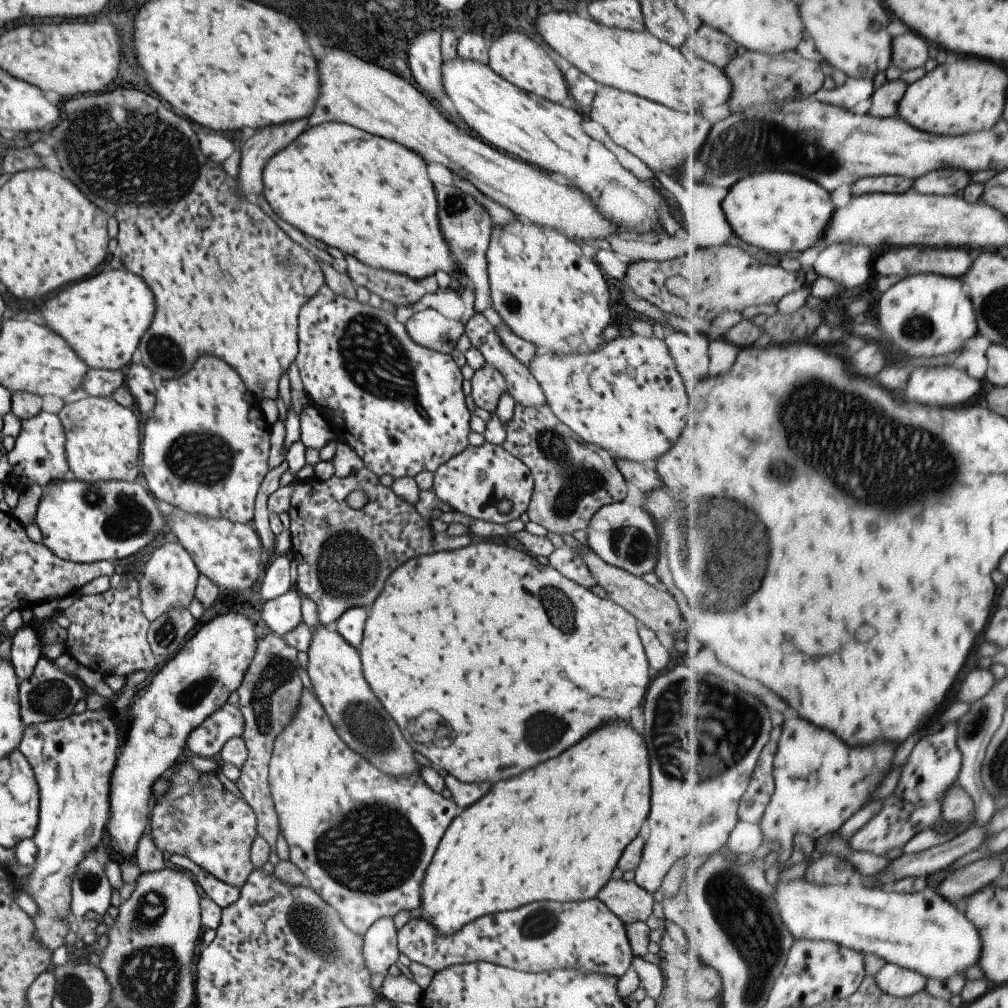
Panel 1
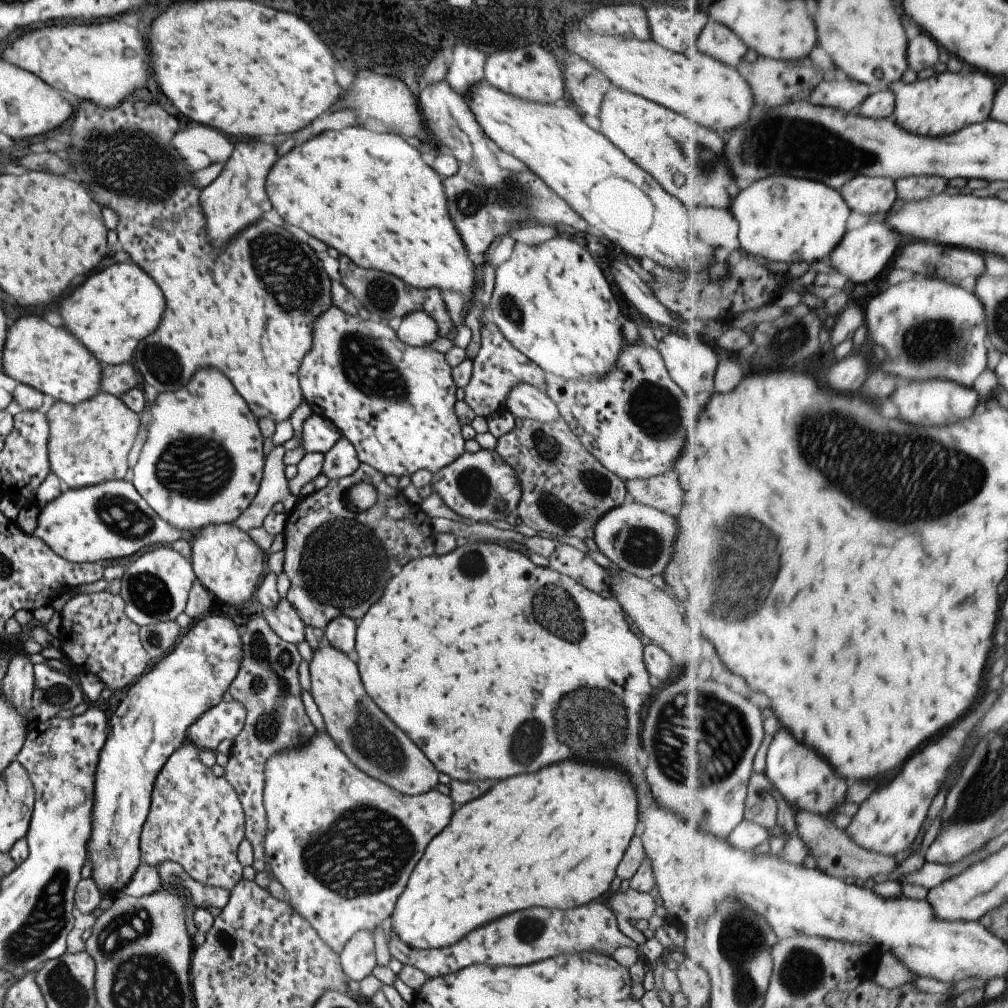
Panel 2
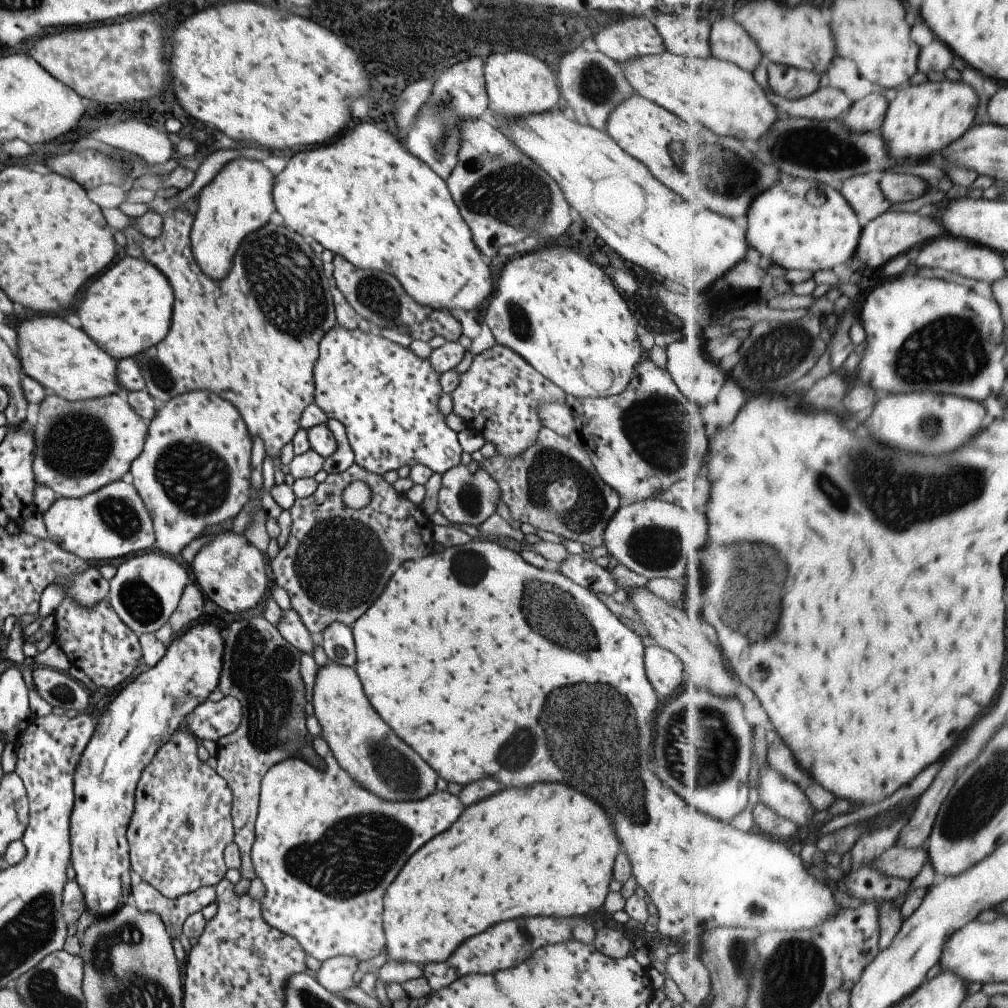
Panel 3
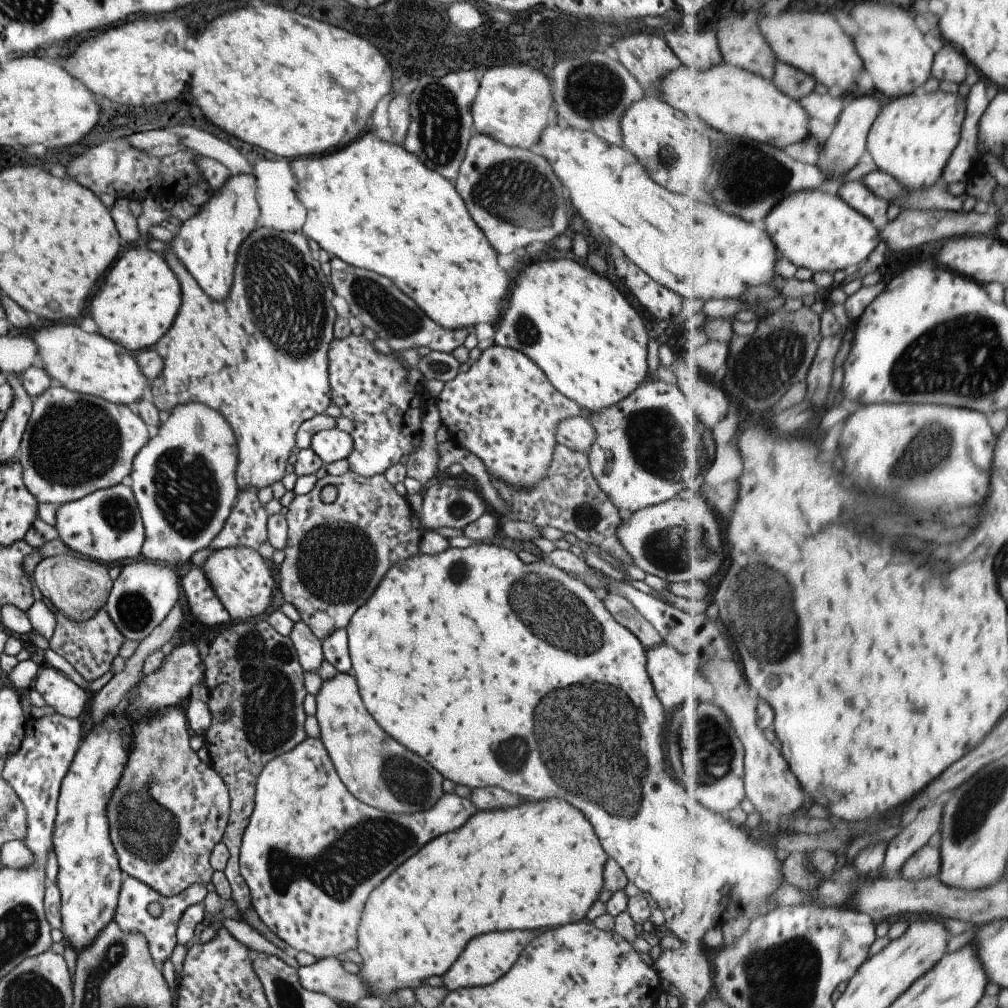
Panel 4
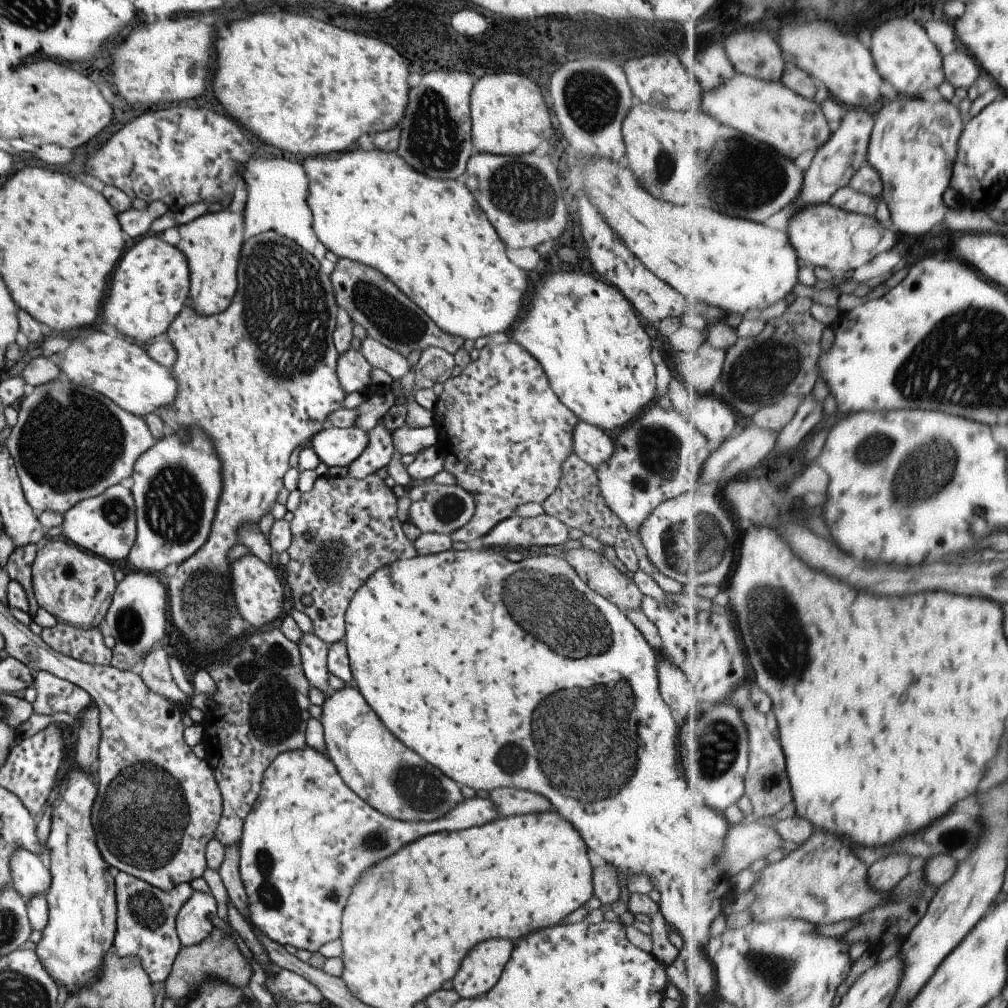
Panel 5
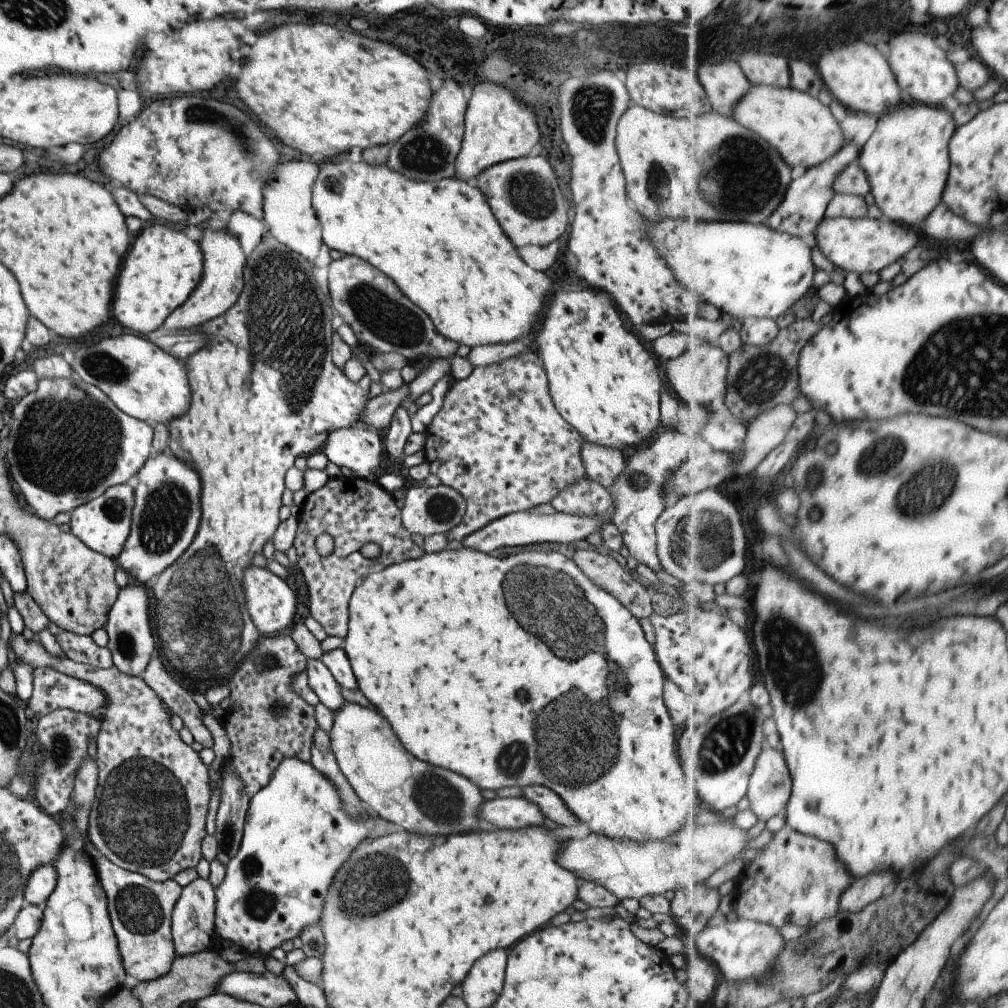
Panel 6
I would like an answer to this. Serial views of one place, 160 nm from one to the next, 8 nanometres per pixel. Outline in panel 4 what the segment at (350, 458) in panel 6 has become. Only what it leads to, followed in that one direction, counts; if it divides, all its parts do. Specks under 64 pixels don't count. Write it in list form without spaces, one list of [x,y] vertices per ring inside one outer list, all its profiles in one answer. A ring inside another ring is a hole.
[[[346,427],[324,429],[311,438],[310,448],[323,464],[329,464],[346,460],[353,448],[353,440]]]

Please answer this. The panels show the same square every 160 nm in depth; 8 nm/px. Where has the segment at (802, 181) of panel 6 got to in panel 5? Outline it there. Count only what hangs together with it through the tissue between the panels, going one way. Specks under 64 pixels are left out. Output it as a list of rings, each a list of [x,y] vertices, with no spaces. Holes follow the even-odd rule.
[[[851,108],[843,117],[840,127],[831,138],[818,150],[809,168],[806,170],[802,196],[793,206],[791,217],[801,208],[812,204],[829,203],[833,195],[850,184],[859,169],[867,163],[870,138],[876,121],[874,113]]]

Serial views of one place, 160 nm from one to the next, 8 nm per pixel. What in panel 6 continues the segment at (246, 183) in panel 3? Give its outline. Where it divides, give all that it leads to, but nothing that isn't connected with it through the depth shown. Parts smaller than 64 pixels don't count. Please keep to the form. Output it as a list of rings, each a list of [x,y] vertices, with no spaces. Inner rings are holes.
[[[199,226],[199,229],[202,231],[201,239],[197,242],[202,256],[199,282],[196,282],[187,300],[167,315],[162,324],[165,328],[177,328],[182,332],[198,328],[233,306],[241,292],[242,270],[246,259],[241,251],[240,242],[233,236],[233,231],[228,233],[224,228],[210,229],[203,226]]]

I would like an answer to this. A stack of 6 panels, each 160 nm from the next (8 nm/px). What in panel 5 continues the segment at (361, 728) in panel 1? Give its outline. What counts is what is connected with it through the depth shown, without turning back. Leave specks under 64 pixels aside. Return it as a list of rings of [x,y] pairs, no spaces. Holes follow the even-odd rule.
[[[343,685],[343,688],[330,692],[325,695],[320,707],[321,715],[318,721],[322,726],[325,756],[337,769],[345,786],[348,786],[364,802],[369,803],[371,808],[396,820],[430,821],[437,818],[437,816],[443,816],[451,806],[457,805],[463,799],[455,785],[455,781],[446,777],[439,769],[422,759],[415,751],[401,744],[381,724],[377,715],[369,708],[356,687]]]

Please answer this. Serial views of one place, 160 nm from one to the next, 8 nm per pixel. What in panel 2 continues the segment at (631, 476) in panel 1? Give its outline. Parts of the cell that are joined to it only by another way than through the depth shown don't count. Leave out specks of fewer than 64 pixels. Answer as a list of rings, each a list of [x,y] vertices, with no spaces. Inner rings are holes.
[[[671,470],[649,478],[625,481],[624,486],[639,504],[659,509],[672,517],[683,514],[682,490]]]

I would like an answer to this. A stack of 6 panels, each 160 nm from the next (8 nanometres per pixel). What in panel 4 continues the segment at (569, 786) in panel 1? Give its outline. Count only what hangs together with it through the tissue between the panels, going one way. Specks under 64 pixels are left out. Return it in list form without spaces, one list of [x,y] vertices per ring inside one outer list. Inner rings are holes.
[[[545,798],[545,800],[537,800],[537,802],[521,802],[519,806],[505,808],[505,810],[475,812],[455,832],[447,832],[447,834],[427,842],[417,854],[413,854],[409,860],[405,860],[401,866],[397,866],[389,874],[389,878],[385,878],[379,886],[375,886],[369,892],[369,896],[363,904],[363,912],[359,916],[359,922],[357,922],[357,932],[355,932],[355,936],[357,936],[355,950],[361,957],[361,964],[359,964],[355,976],[369,988],[369,997],[379,998],[386,1006],[390,1006],[394,1004],[397,990],[403,988],[415,990],[415,988],[424,985],[423,981],[426,978],[445,974],[453,962],[457,960],[457,956],[463,952],[469,938],[473,938],[473,936],[479,936],[479,934],[491,932],[491,930],[551,929],[583,920],[583,916],[587,914],[591,904],[597,901],[599,892],[602,890],[602,871],[605,860],[607,860],[607,856],[605,856],[603,848],[599,846],[599,840],[597,840],[591,824],[587,822],[587,818],[579,810],[575,810],[575,806],[567,804],[565,800]]]

